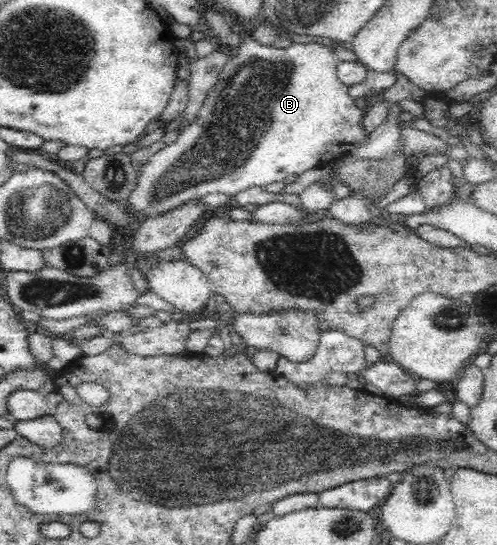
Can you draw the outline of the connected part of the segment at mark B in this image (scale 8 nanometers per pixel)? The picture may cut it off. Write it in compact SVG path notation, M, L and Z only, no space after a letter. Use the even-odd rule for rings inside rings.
M249 36L243 37L243 43L239 45L235 55L225 65L218 83L215 88L207 95L205 104L201 107L201 112L195 117L195 120L188 124L180 134L176 137L176 141L170 145L166 145L161 151L154 153L149 159L140 164L141 173L139 173L138 181L135 189L131 191L129 197L125 200L117 201L124 207L124 215L132 219L131 225L127 227L139 227L145 220L164 214L166 211L185 203L187 200L199 198L209 193L225 193L225 195L235 195L243 189L249 187L265 188L274 182L281 182L287 175L301 175L304 171L309 171L314 167L326 167L332 165L341 159L353 155L355 151L359 151L361 147L365 147L369 143L370 134L367 133L363 119L367 116L365 111L357 107L358 102L349 96L347 88L341 84L337 78L336 68L338 67L339 58L337 57L337 49L329 47L329 45L321 45L321 43L291 43L289 46L276 48L273 46L263 46L251 40Z

